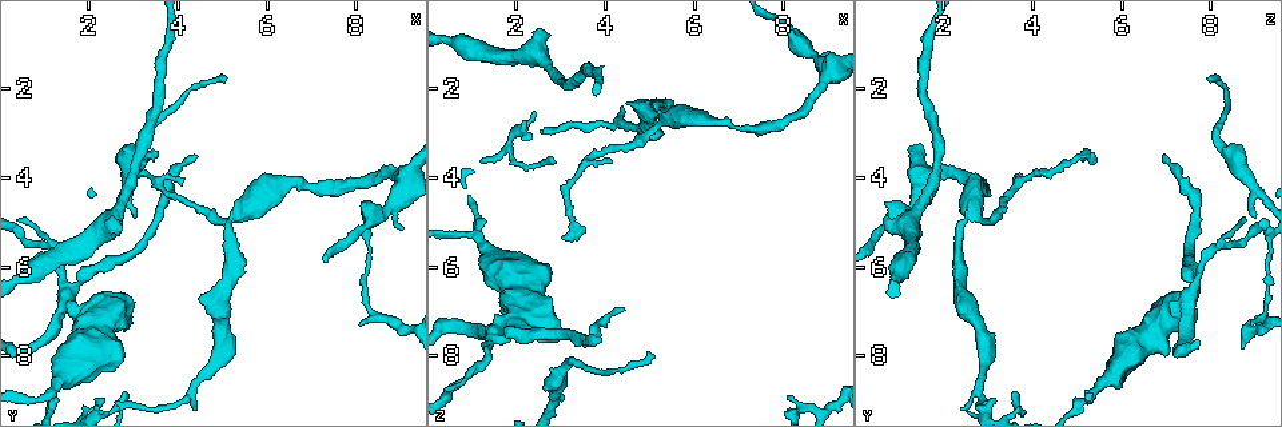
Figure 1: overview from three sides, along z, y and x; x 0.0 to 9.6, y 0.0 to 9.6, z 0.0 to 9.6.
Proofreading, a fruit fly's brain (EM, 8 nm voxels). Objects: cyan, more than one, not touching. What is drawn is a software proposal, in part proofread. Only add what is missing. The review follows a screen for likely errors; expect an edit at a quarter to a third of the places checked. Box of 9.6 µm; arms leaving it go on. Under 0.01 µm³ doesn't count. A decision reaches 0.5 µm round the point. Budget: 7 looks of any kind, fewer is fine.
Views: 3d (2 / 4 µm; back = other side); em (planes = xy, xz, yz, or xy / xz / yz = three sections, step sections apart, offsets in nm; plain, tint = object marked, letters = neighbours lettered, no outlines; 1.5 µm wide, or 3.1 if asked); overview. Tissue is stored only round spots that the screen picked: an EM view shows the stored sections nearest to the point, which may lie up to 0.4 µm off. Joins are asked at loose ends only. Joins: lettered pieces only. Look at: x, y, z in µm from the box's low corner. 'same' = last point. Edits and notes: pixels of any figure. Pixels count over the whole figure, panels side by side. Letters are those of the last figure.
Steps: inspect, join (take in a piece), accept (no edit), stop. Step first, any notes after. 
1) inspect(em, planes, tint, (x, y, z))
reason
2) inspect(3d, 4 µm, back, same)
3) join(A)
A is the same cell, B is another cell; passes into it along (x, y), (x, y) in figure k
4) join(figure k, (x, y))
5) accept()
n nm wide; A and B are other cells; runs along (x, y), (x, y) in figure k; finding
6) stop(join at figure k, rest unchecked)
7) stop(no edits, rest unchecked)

inspect(em, xy, step 4, tint, (4.45, 3.60, 7.00))
free end

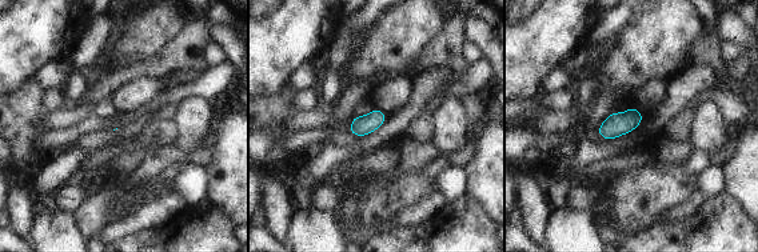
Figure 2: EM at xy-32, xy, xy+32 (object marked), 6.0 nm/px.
inspect(em, planes, letters, same)

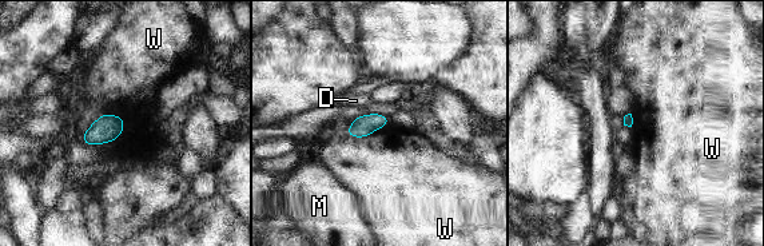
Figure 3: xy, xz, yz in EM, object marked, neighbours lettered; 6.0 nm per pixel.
accept()
W touches over 190 nm; D, M and W are other cells; border along (99, 115), (123, 118), (116, 139) in figure 3; none of them fits

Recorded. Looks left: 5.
inspect(3d, 4 µm, (5.10, 1.75, 8.00))
branch stops here

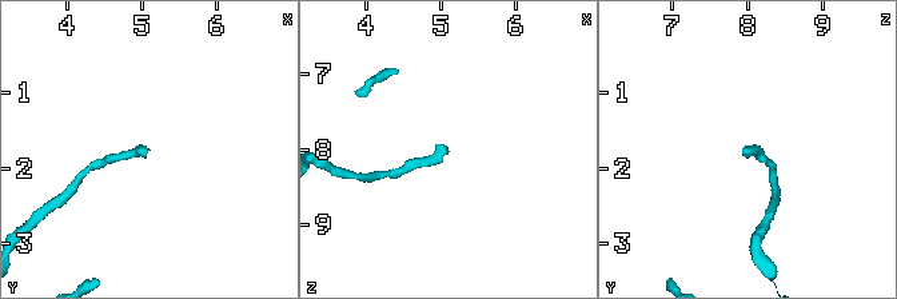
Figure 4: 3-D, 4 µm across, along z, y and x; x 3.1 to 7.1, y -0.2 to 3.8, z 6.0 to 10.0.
inspect(em, xy, step 8, letters, (5.10, 1.70, 7.95))
shape alone is not enough

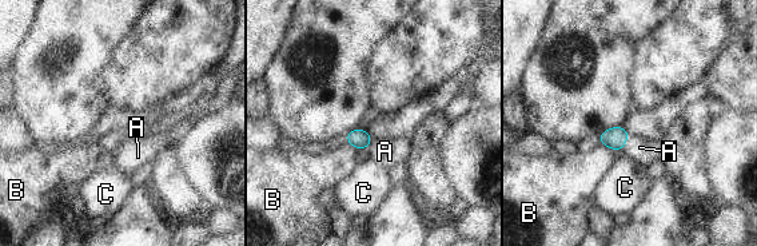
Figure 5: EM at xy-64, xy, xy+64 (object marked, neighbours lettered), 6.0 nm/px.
join(figure 5, (640, 147))
A is the same cell, B and C are other cells; the cell continues

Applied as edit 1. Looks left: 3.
stop(join at figure 5, rest unchecked)

